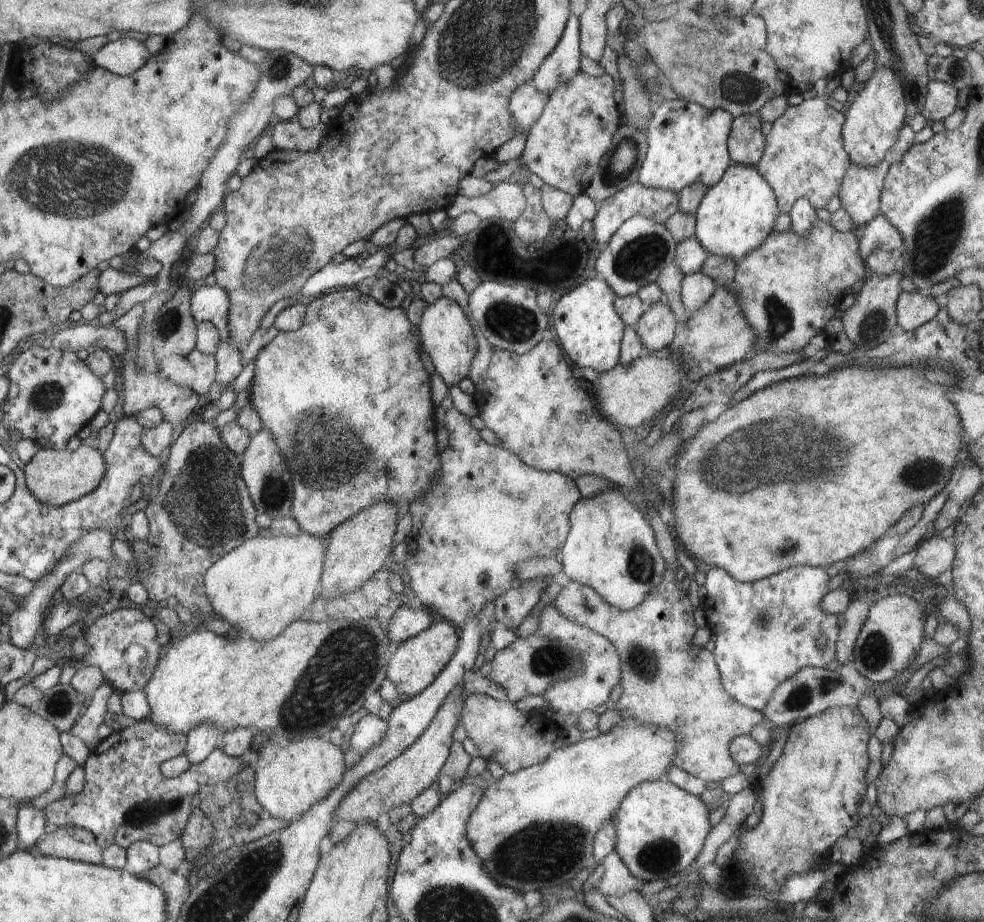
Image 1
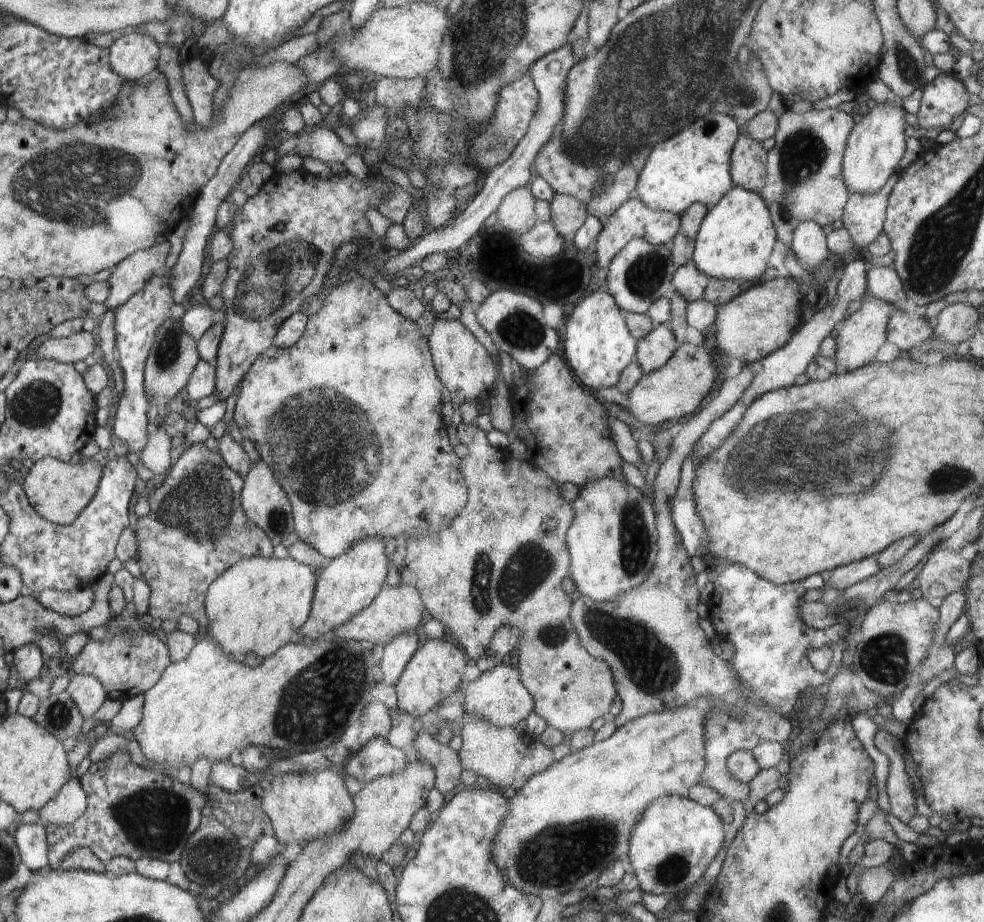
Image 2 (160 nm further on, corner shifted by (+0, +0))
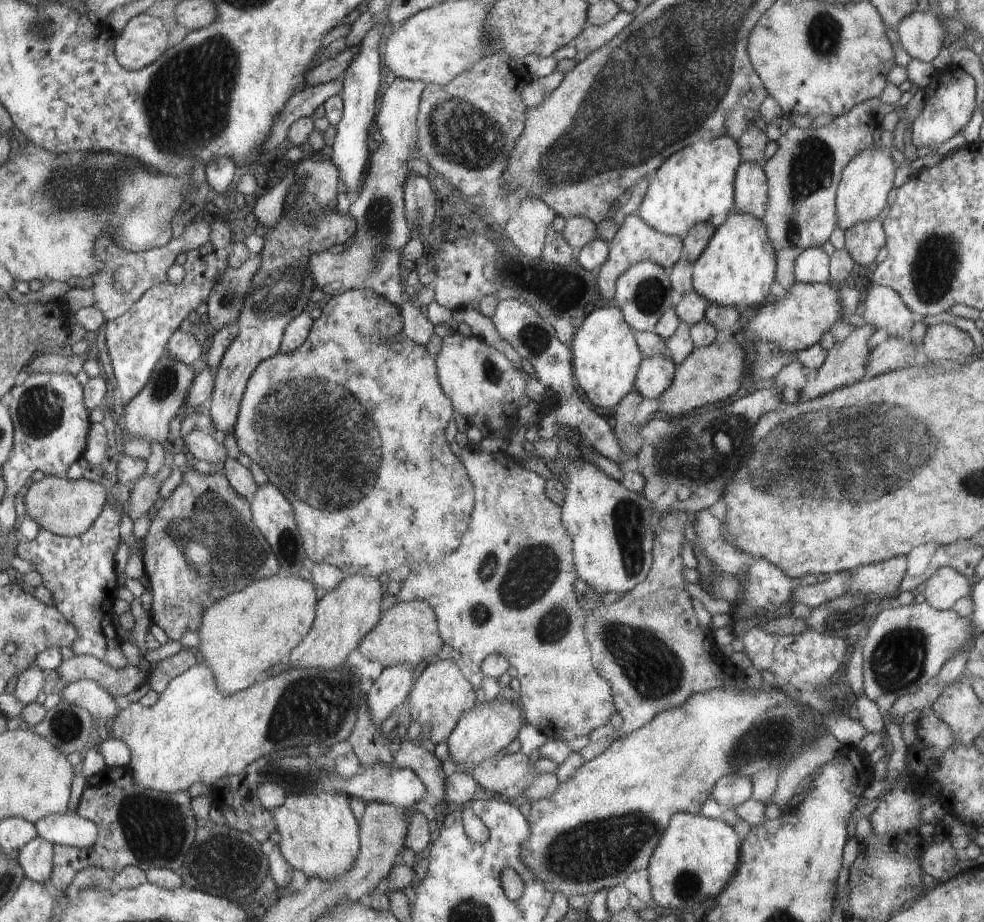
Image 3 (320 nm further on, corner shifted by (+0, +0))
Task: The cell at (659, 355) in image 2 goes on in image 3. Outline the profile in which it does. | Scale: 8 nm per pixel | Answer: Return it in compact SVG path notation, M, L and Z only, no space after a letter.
M670 355L652 357L642 362L637 372L637 387L644 398L658 400L671 387L676 366Z

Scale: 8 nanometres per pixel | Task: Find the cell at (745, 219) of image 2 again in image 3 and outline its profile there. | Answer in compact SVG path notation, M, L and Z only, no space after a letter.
M734 210L726 223L721 227L716 227L714 236L692 268L694 292L707 300L709 304L735 307L738 312L741 312L740 309L748 308L748 306L764 306L766 296L770 294L770 286L774 282L774 270L777 270L776 250L769 240L768 230L763 221Z

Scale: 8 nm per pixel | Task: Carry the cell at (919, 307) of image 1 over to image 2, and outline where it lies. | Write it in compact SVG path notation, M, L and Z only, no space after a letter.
M905 310L893 311L888 321L886 338L894 342L906 356L916 342L933 336L933 324L933 321L926 321L924 316L912 319Z

